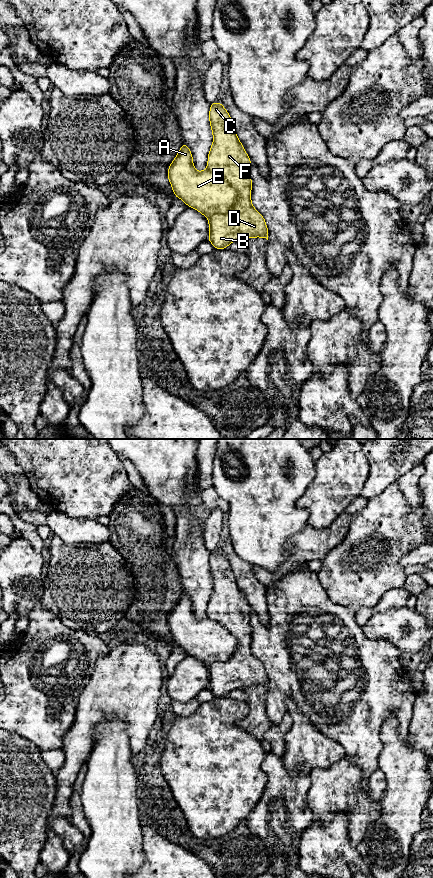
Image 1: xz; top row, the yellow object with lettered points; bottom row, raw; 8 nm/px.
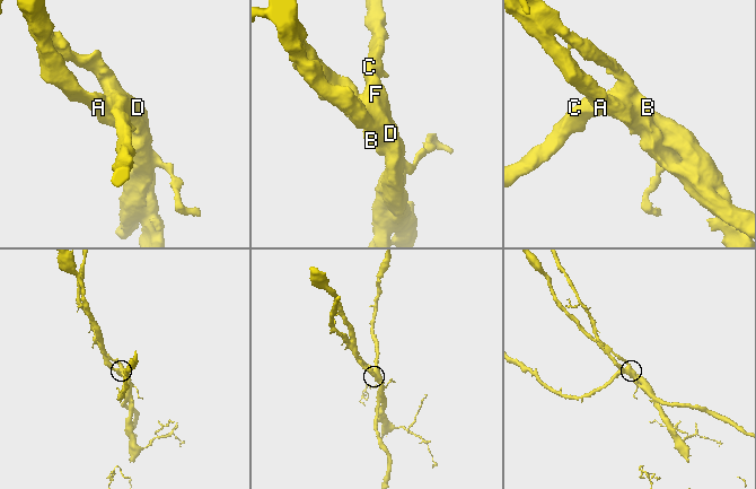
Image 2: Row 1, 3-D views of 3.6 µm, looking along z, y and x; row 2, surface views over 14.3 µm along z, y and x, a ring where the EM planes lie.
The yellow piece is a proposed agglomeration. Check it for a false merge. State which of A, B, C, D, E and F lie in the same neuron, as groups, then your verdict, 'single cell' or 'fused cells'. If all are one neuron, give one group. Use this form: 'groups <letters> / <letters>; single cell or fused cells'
groups A E / B C D F; fused cells

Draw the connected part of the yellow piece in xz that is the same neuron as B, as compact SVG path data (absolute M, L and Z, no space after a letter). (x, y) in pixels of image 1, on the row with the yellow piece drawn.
M216 101L211 103L209 121L213 133L213 144L208 154L207 169L218 174L236 190L237 202L230 211L224 214L215 214L208 218L208 240L215 249L226 249L232 242L248 238L261 237L268 240L268 228L265 219L253 207L251 202L252 180L249 170L251 159L239 141L230 115L222 103L217 103Z

